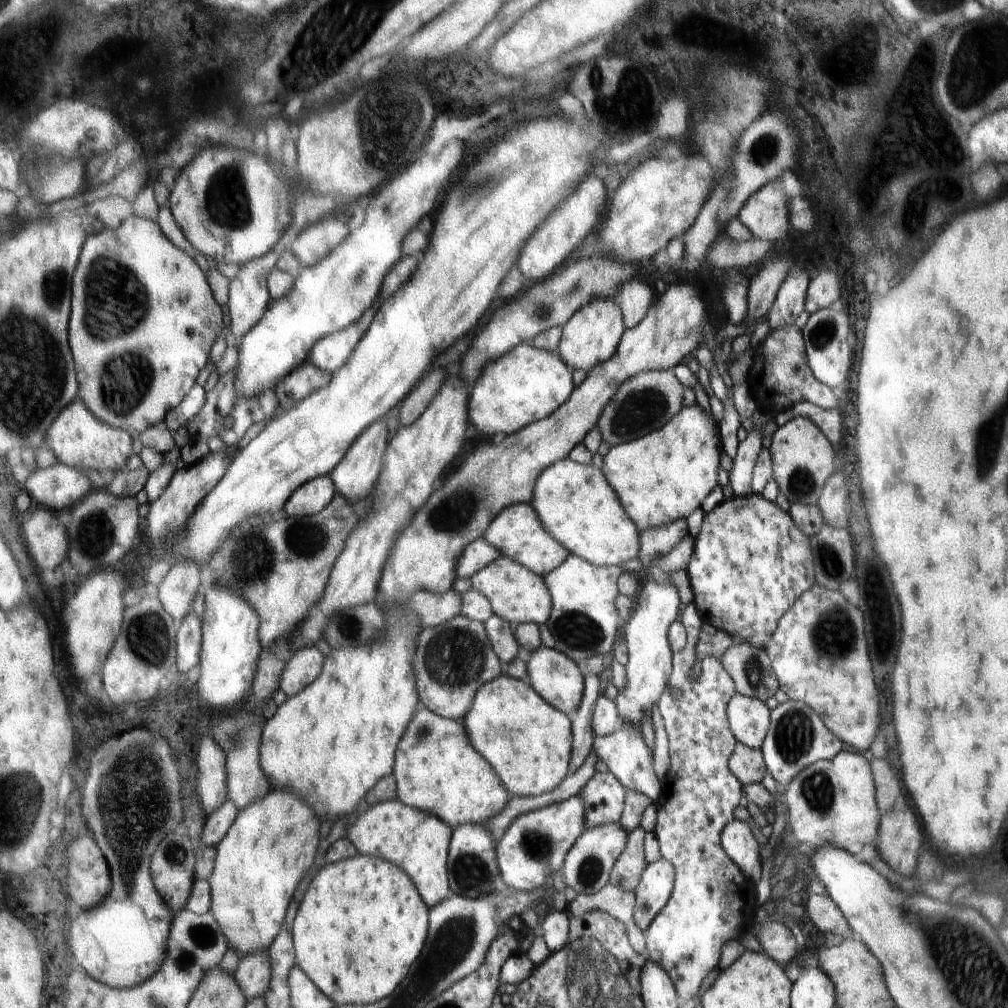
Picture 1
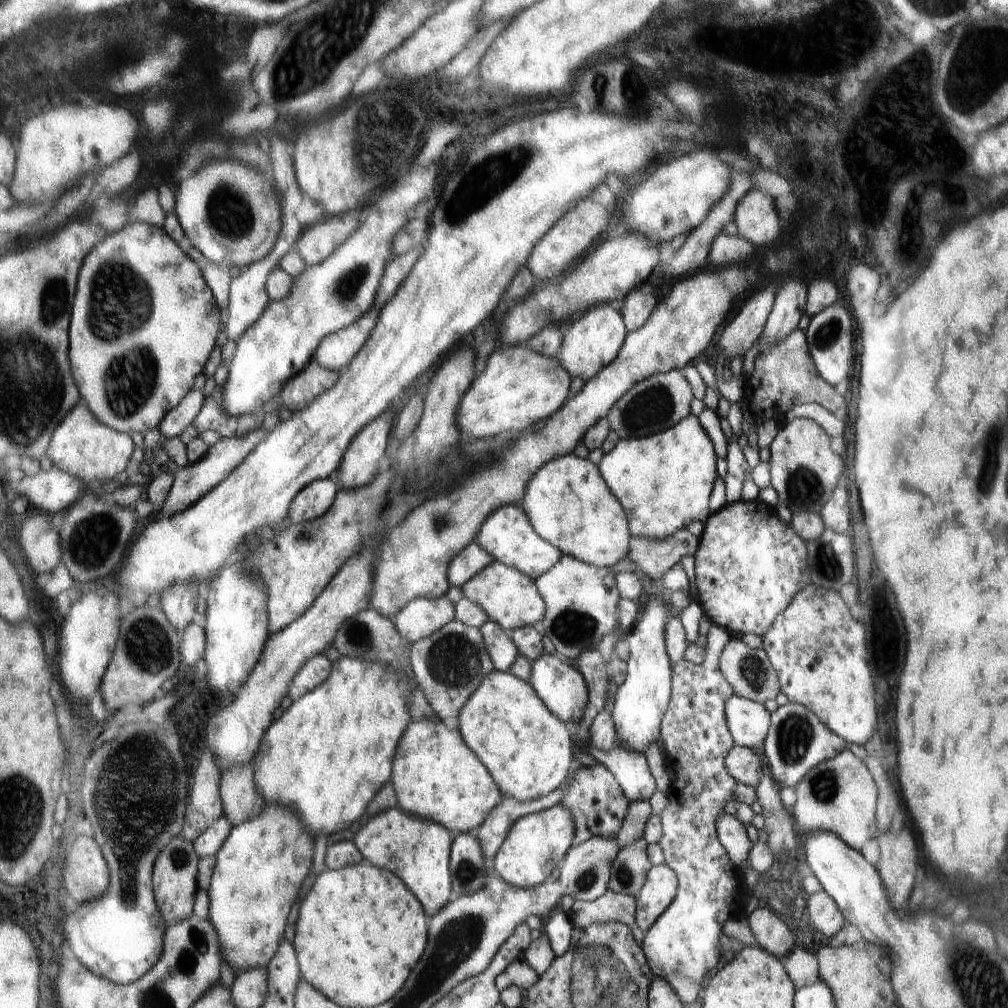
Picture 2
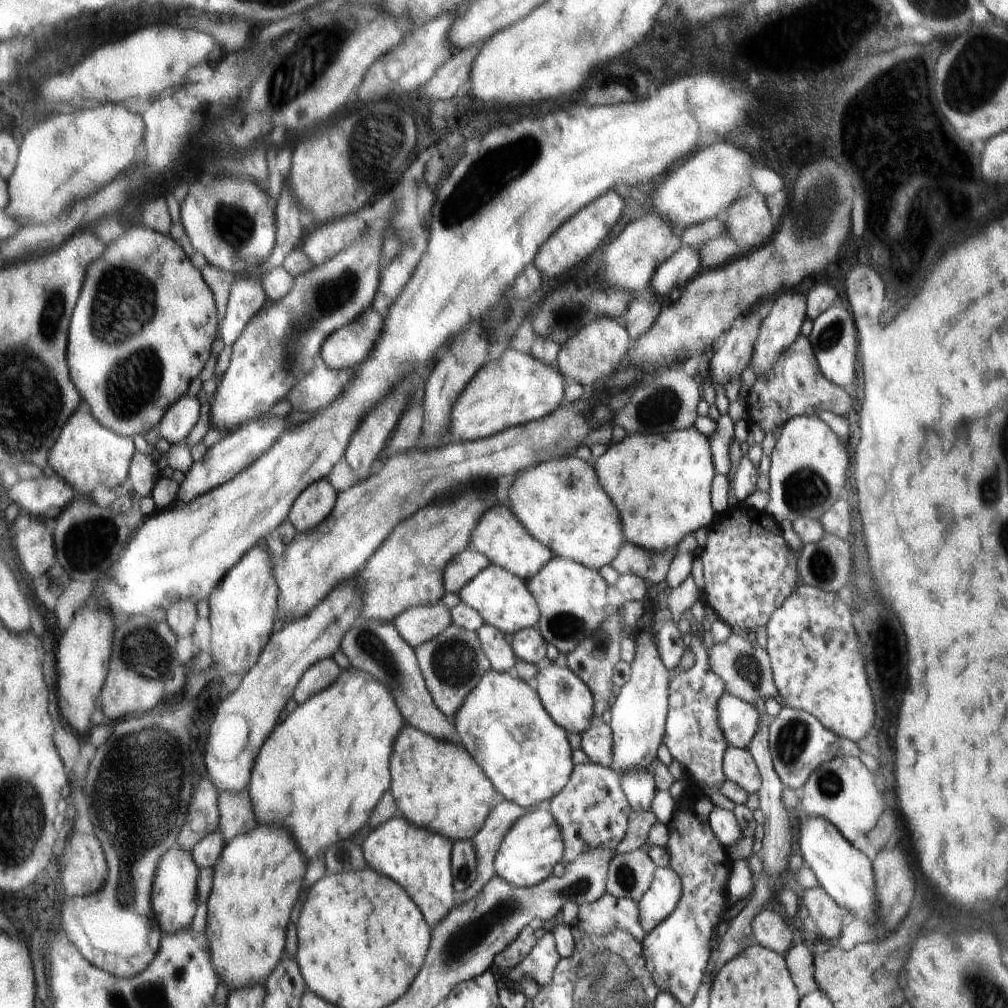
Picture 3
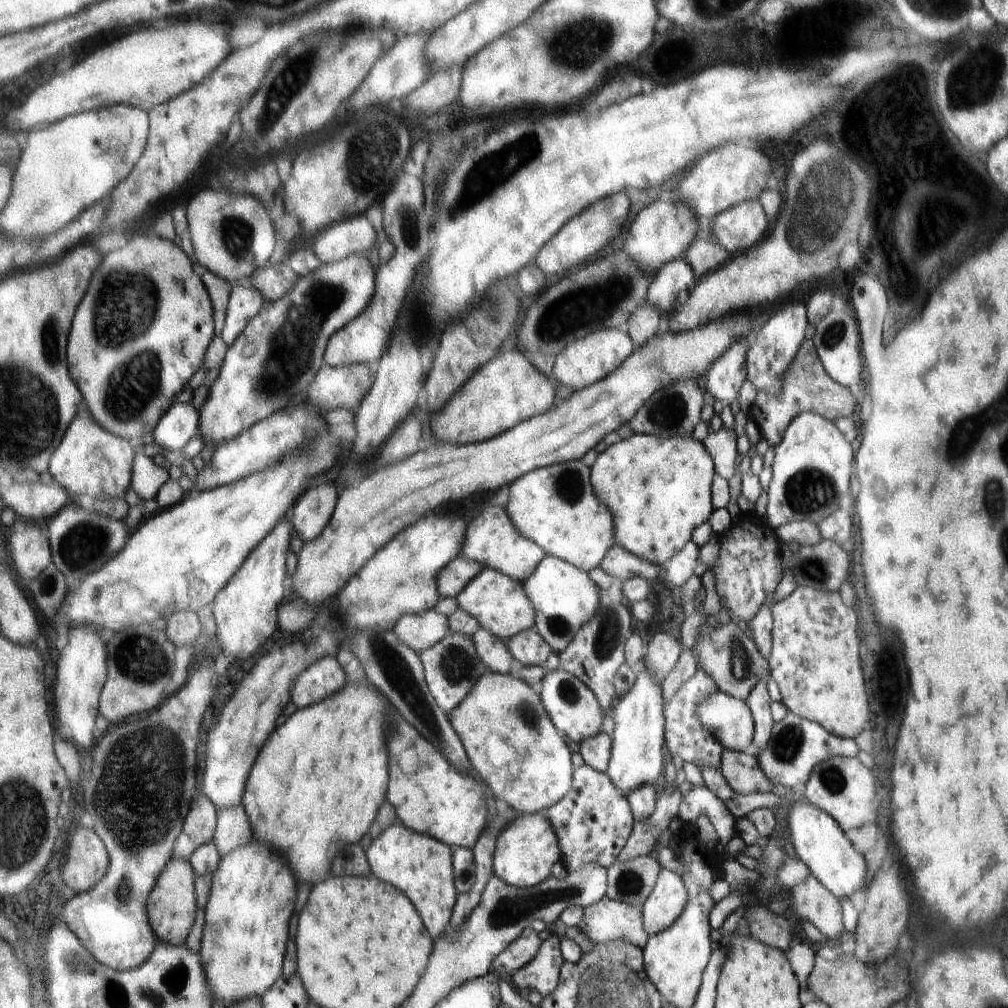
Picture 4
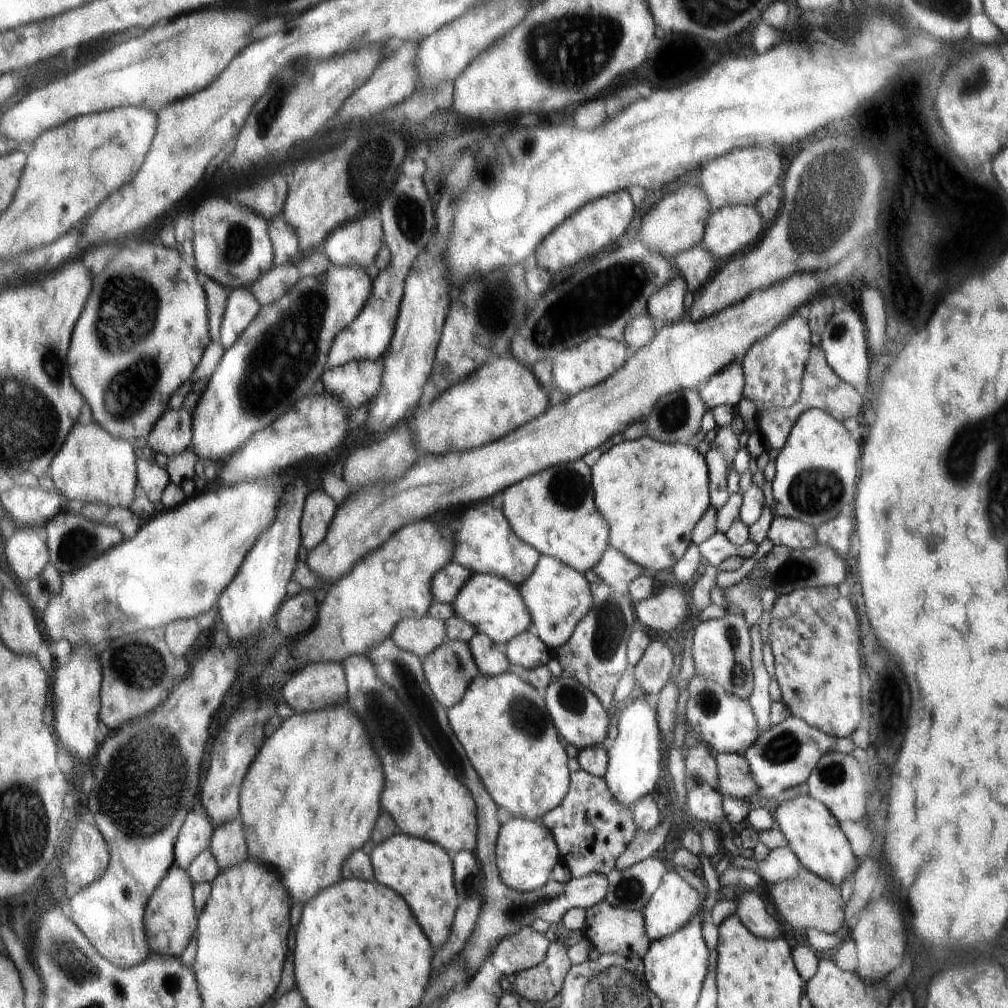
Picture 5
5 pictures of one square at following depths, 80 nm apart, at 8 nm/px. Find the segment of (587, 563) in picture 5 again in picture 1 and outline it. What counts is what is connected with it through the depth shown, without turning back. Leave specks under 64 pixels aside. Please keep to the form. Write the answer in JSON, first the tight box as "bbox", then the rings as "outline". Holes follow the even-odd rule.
{"bbox":[531,457,641,567],"outline":[[[566,457],[550,465],[537,478],[531,506],[540,516],[545,530],[550,532],[558,542],[564,543],[569,548],[570,554],[580,556],[594,566],[622,567],[641,552],[641,532],[629,517],[624,504],[618,498],[617,491],[605,477],[605,473],[592,465],[592,462],[589,465],[580,464]]]}

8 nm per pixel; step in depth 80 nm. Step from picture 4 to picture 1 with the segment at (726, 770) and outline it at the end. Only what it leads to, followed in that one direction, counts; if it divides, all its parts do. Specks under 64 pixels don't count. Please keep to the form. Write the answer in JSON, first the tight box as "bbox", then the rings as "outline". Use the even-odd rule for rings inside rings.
{"bbox":[729,744,769,785],"outline":[[[738,744],[737,751],[729,760],[729,770],[743,785],[769,782],[764,755],[760,749]]]}

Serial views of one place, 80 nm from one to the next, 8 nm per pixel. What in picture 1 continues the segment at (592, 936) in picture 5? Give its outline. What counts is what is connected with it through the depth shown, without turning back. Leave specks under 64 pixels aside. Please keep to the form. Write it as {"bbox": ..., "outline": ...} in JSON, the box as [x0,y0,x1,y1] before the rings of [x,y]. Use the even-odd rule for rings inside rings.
{"bbox":[566,882,649,958],"outline":[[[609,882],[603,890],[597,894],[576,894],[574,900],[566,904],[569,916],[584,916],[590,910],[598,910],[610,914],[619,922],[625,924],[628,932],[629,942],[633,950],[638,954],[649,958],[646,950],[645,934],[638,928],[634,921],[635,893],[628,890],[621,890]]]}

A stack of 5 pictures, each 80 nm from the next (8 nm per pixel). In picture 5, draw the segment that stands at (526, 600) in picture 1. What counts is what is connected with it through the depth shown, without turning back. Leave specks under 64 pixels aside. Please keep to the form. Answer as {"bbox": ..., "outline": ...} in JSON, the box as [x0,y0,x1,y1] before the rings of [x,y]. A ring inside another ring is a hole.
{"bbox":[451,573,533,647],"outline":[[[473,573],[451,605],[456,617],[470,623],[476,633],[486,634],[492,642],[502,647],[517,634],[524,633],[532,627],[533,619],[520,594],[520,586],[508,582],[500,575]]]}

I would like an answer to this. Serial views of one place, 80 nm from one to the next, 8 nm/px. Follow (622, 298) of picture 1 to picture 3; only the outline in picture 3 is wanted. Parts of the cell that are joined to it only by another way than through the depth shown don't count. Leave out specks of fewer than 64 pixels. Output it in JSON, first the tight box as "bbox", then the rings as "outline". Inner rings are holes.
{"bbox":[624,295,661,347],"outline":[[[654,295],[636,297],[635,301],[629,304],[624,320],[627,322],[626,330],[632,340],[632,347],[640,335],[646,334],[654,326],[660,311],[661,307]]]}

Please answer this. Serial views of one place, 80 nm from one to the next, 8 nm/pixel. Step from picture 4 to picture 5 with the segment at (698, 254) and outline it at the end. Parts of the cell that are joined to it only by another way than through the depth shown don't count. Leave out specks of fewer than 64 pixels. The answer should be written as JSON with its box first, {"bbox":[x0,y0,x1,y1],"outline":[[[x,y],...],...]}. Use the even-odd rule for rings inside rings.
{"bbox":[673,245,716,292],"outline":[[[704,245],[690,247],[673,258],[678,274],[686,281],[687,290],[696,292],[712,274],[716,264],[713,256],[704,248]]]}

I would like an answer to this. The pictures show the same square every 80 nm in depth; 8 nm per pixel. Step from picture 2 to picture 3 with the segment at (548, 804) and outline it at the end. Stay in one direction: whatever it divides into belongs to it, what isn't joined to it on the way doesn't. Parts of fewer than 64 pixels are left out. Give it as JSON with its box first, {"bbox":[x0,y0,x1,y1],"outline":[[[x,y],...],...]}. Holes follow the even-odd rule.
{"bbox":[458,799,528,909],"outline":[[[497,799],[492,812],[485,822],[484,828],[478,832],[473,842],[477,856],[477,877],[476,880],[458,897],[459,909],[471,901],[486,886],[486,883],[496,877],[494,859],[502,844],[503,836],[511,829],[511,826],[528,810],[520,808],[513,802],[504,799]]]}

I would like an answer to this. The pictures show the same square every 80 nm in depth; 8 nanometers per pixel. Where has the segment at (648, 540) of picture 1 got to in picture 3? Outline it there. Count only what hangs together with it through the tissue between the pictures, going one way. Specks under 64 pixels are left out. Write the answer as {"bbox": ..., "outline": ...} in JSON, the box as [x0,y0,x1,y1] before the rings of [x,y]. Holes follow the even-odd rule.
{"bbox":[609,543,675,585],"outline":[[[625,543],[609,565],[619,575],[638,575],[649,585],[658,584],[667,575],[674,553],[675,550],[663,553],[645,551],[633,544]]]}

